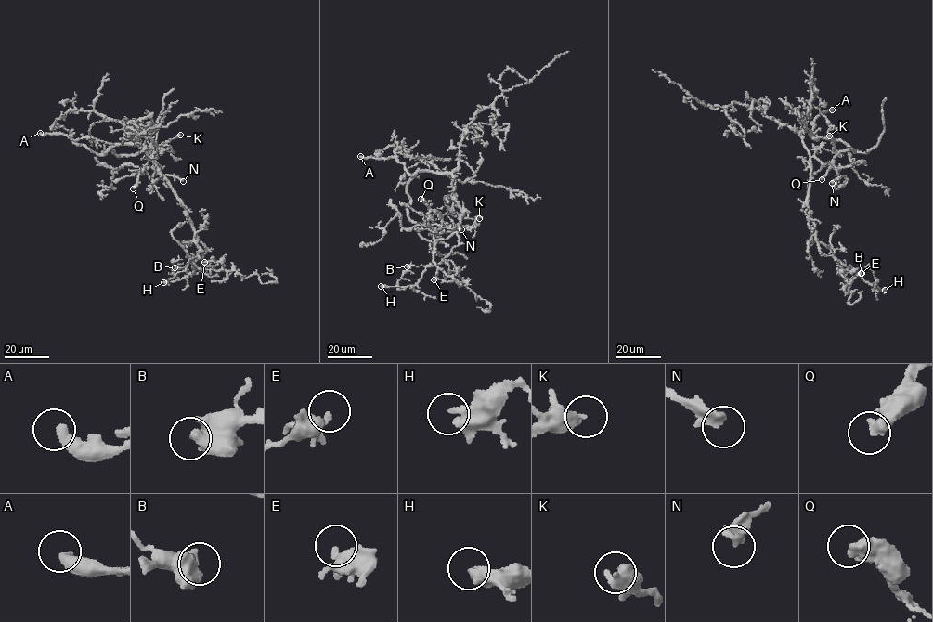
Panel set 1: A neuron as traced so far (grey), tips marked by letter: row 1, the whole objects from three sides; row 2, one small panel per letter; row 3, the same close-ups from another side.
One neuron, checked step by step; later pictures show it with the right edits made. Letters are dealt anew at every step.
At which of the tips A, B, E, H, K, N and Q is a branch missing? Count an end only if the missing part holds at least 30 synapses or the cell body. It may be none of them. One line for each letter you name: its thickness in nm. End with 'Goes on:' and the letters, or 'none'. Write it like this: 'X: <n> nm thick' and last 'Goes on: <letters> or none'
A: 400 nm thick
Q: 500 nm thick
Goes on: A, Q

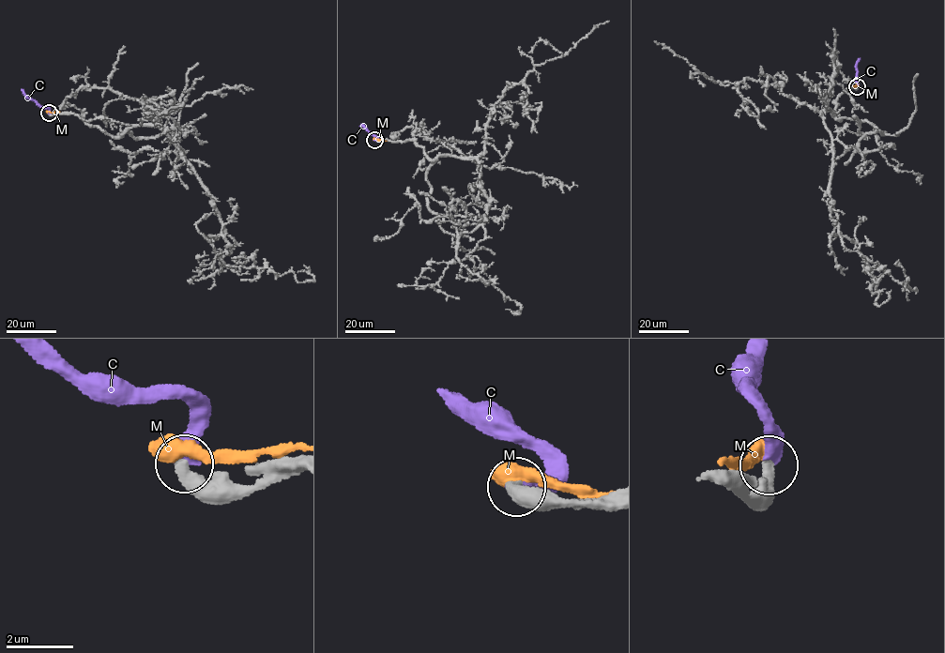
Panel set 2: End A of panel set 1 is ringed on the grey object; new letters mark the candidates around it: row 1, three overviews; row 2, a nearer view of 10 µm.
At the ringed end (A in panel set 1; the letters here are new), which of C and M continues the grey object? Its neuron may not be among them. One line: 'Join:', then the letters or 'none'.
Join: C

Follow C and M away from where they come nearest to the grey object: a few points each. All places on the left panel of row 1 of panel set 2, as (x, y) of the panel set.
C: (48, 113), (48, 107), (38, 105), (22, 89)
M: (48, 113), (59, 112)

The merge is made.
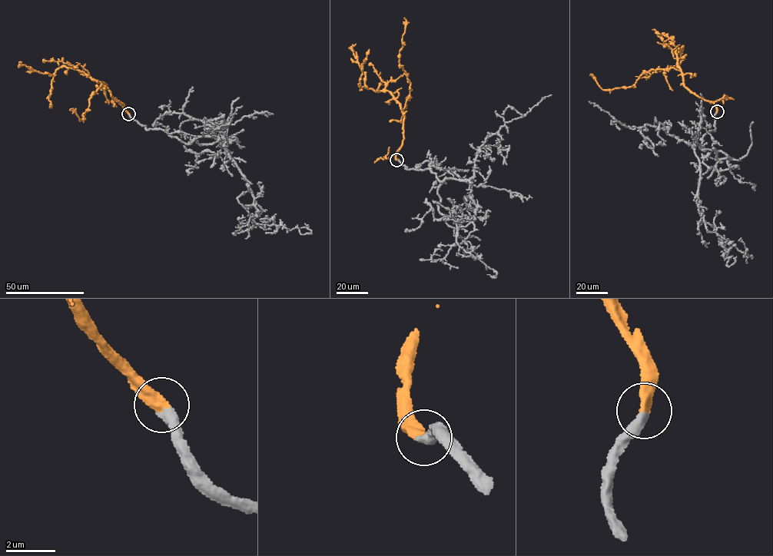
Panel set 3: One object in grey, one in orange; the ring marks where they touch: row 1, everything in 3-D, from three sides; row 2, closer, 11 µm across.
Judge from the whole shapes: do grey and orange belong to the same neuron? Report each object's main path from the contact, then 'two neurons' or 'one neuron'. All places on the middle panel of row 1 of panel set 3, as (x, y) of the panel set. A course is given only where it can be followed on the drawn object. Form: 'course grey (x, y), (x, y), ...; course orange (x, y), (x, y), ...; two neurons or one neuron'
course grey (396, 160), (406, 169), (429, 168), (439, 180), (469, 180), (476, 208), (456, 240), (496, 273), (486, 274); course orange (396, 160), (396, 152), (403, 140), (404, 118), (399, 103), (389, 91), (359, 87), (362, 65), (369, 49); one neuron

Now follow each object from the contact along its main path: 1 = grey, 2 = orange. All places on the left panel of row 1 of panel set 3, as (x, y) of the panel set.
1: (129, 114), (186, 143), (213, 137), (247, 181), (254, 222), (311, 233), (300, 228)
2: (129, 114), (107, 87), (77, 70), (61, 66), (51, 81), (48, 97), (50, 107)

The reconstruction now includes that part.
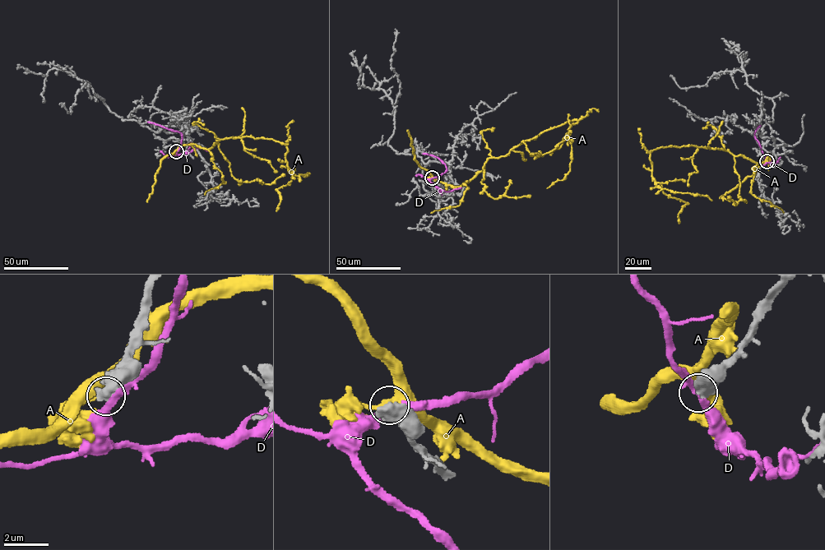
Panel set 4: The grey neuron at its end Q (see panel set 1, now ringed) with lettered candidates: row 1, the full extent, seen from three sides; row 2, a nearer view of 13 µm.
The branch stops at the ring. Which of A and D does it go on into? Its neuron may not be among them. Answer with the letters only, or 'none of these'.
none of these

